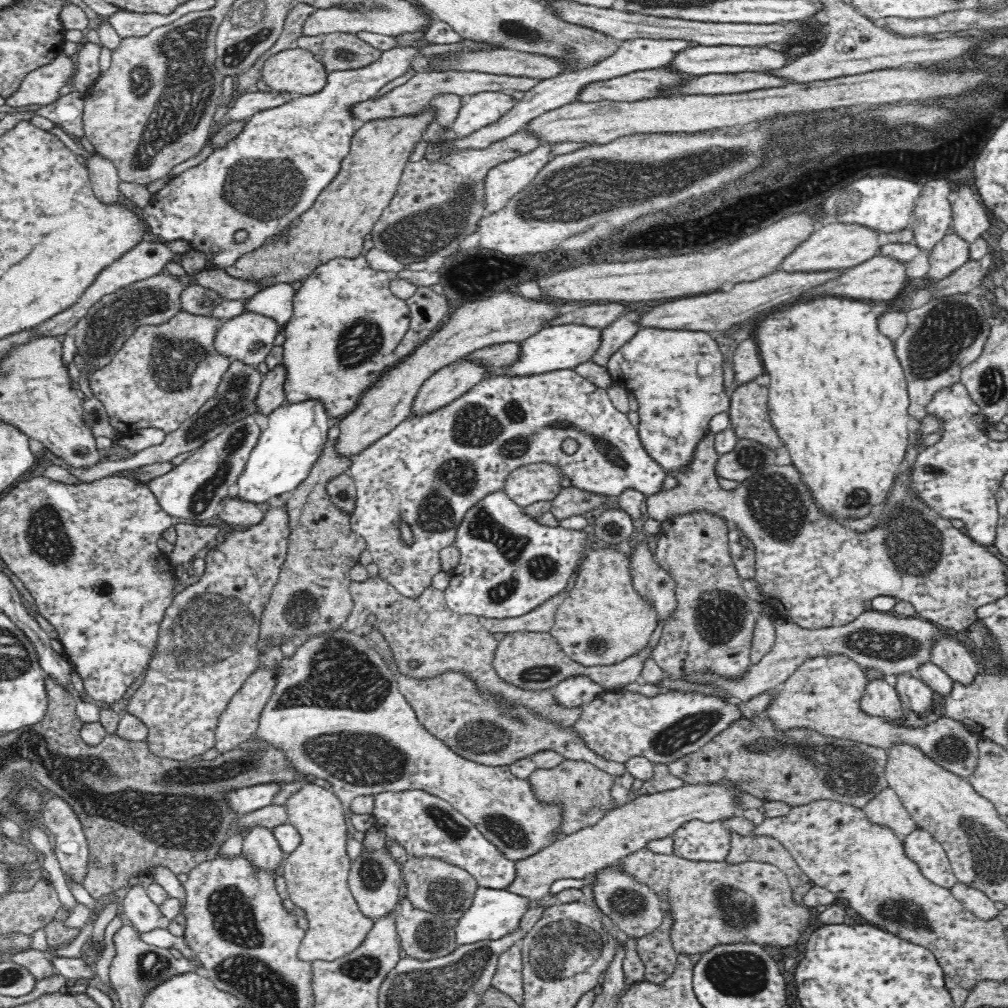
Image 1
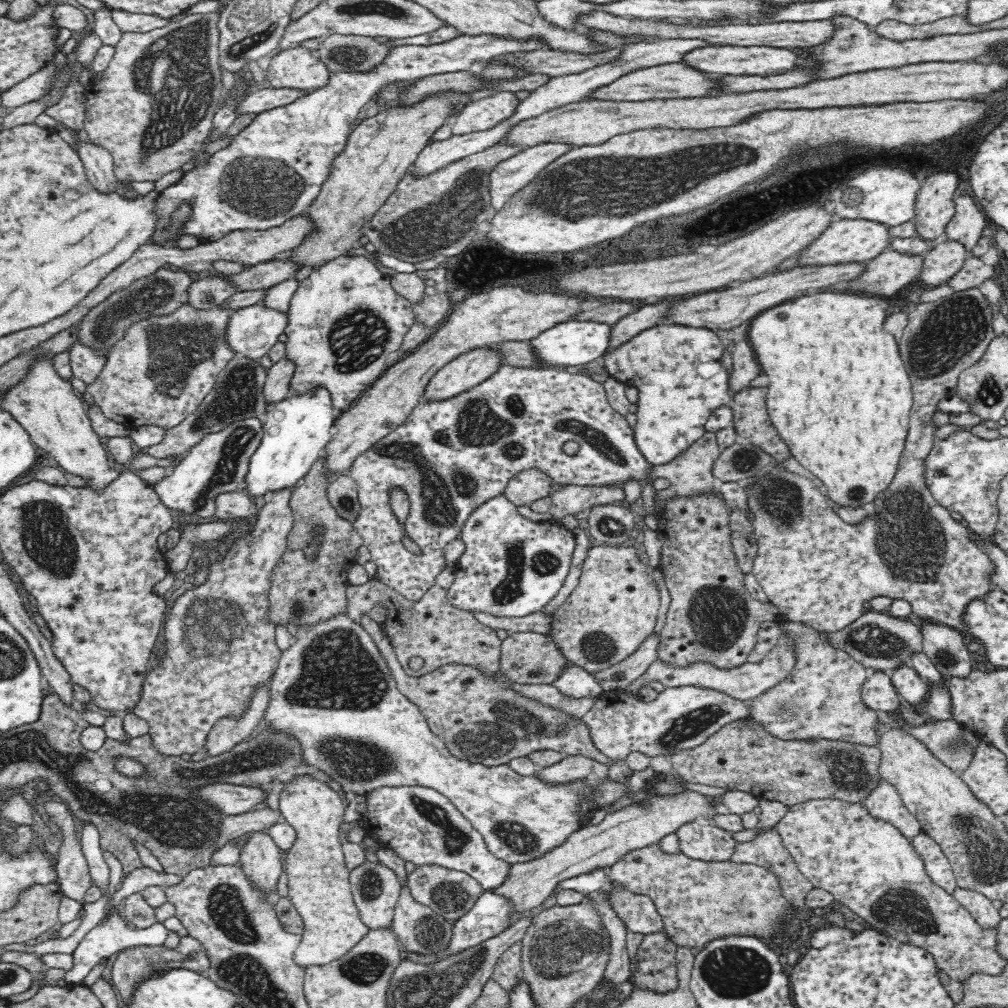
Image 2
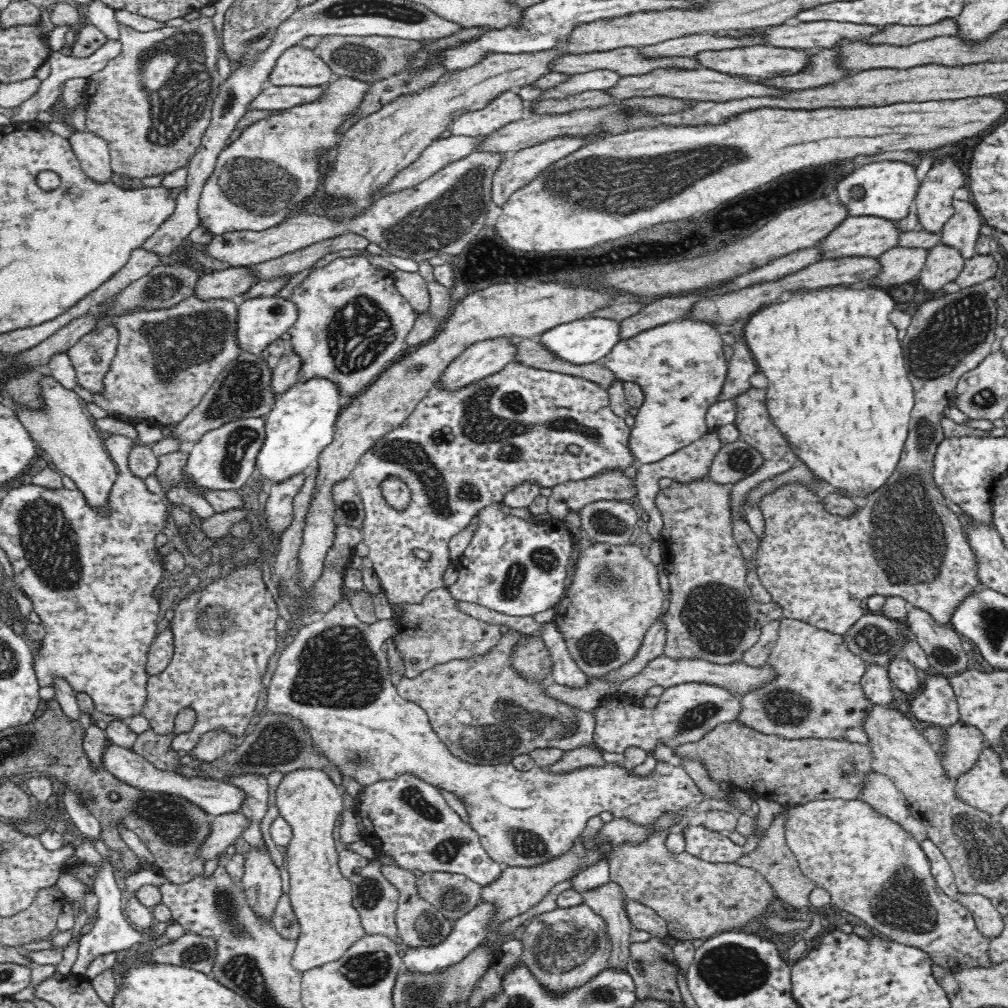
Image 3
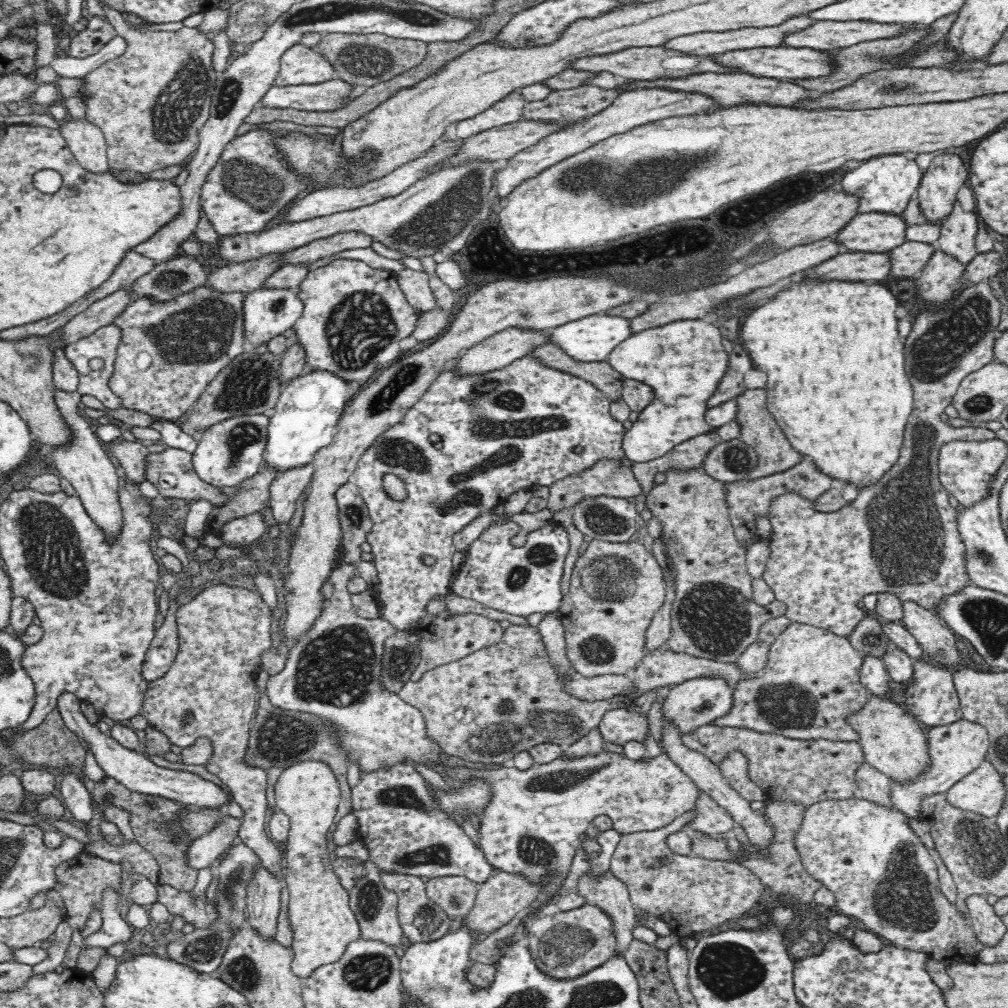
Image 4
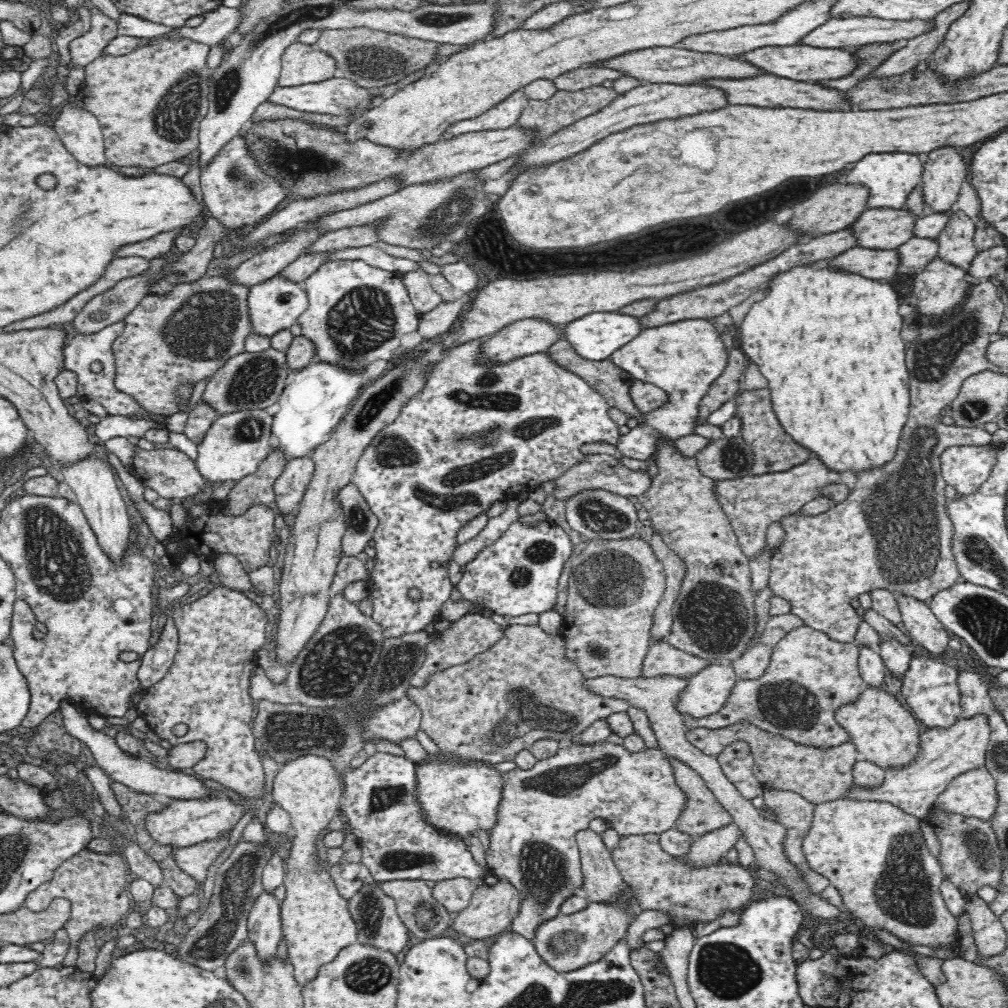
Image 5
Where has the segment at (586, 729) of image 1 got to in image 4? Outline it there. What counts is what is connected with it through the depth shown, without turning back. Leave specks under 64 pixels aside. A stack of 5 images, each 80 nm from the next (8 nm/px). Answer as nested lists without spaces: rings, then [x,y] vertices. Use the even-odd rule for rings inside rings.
[[[718,675],[686,680],[668,692],[663,702],[663,716],[675,722],[682,733],[690,733],[705,726],[710,720],[716,720],[728,713],[732,706],[732,694],[733,688],[729,682]],[[617,708],[609,710],[600,721],[600,733],[604,741],[623,746],[630,740],[643,742],[649,732],[645,716],[634,713],[631,709]]]

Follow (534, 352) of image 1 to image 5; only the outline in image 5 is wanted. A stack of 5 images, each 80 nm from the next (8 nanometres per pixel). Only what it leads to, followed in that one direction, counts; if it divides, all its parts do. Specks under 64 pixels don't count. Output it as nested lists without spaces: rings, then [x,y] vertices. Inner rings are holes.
[[[594,312],[564,326],[564,339],[574,347],[575,352],[588,360],[604,360],[610,358],[613,352],[622,348],[627,342],[636,338],[645,326],[637,316],[614,312]]]

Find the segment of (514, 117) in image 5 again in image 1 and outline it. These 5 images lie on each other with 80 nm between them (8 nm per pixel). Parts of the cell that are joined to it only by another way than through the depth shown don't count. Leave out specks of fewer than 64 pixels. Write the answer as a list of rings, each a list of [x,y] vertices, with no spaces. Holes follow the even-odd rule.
[[[483,92],[470,95],[468,102],[461,106],[458,117],[454,119],[450,128],[457,137],[471,136],[506,116],[508,111],[514,108],[515,102],[510,92]]]

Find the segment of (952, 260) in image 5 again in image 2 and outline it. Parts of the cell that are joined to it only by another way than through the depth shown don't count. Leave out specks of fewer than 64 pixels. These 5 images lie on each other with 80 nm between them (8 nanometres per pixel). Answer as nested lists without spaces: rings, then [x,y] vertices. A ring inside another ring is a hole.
[[[971,194],[956,197],[953,201],[955,213],[946,225],[943,238],[962,243],[967,254],[972,254],[981,237],[982,229],[986,226],[986,215]]]

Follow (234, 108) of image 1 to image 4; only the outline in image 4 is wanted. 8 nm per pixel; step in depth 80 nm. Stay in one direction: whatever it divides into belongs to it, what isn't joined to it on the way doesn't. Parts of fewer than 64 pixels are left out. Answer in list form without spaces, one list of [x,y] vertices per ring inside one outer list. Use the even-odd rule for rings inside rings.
[[[340,78],[320,84],[278,86],[276,84],[262,97],[260,105],[268,108],[326,112],[343,109],[356,98],[356,85]]]

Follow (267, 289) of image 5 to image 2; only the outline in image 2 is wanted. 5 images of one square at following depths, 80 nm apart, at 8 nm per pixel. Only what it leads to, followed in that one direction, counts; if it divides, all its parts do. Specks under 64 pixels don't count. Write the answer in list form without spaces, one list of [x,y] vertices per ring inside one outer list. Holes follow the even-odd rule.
[[[263,301],[256,302],[232,312],[227,328],[227,341],[234,352],[243,354],[246,358],[260,360],[278,342],[278,336],[285,333],[288,325],[289,314],[287,312],[268,308]]]

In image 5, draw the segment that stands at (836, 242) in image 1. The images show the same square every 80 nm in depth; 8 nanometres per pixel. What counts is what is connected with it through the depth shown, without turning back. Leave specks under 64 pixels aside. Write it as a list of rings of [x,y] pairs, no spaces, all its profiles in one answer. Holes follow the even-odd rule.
[[[867,208],[851,229],[857,246],[866,249],[893,250],[913,237],[917,214],[907,208]]]

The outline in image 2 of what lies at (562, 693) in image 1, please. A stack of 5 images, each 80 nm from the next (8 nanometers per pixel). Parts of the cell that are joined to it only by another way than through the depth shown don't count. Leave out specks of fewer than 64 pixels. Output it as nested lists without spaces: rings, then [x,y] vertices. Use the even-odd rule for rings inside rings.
[[[567,662],[560,672],[559,678],[556,678],[552,684],[564,692],[566,696],[572,698],[599,696],[603,691],[594,675],[572,662]]]

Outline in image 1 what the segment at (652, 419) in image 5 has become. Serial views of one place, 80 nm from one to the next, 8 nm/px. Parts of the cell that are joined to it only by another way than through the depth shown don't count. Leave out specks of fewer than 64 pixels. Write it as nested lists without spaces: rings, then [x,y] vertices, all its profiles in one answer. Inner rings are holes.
[[[642,327],[618,352],[608,358],[606,368],[612,380],[631,391],[638,400],[639,422],[636,427],[642,447],[663,469],[684,468],[692,460],[696,444],[709,432],[710,418],[729,410],[731,397],[724,387],[722,364],[720,346],[706,331],[670,328]]]

